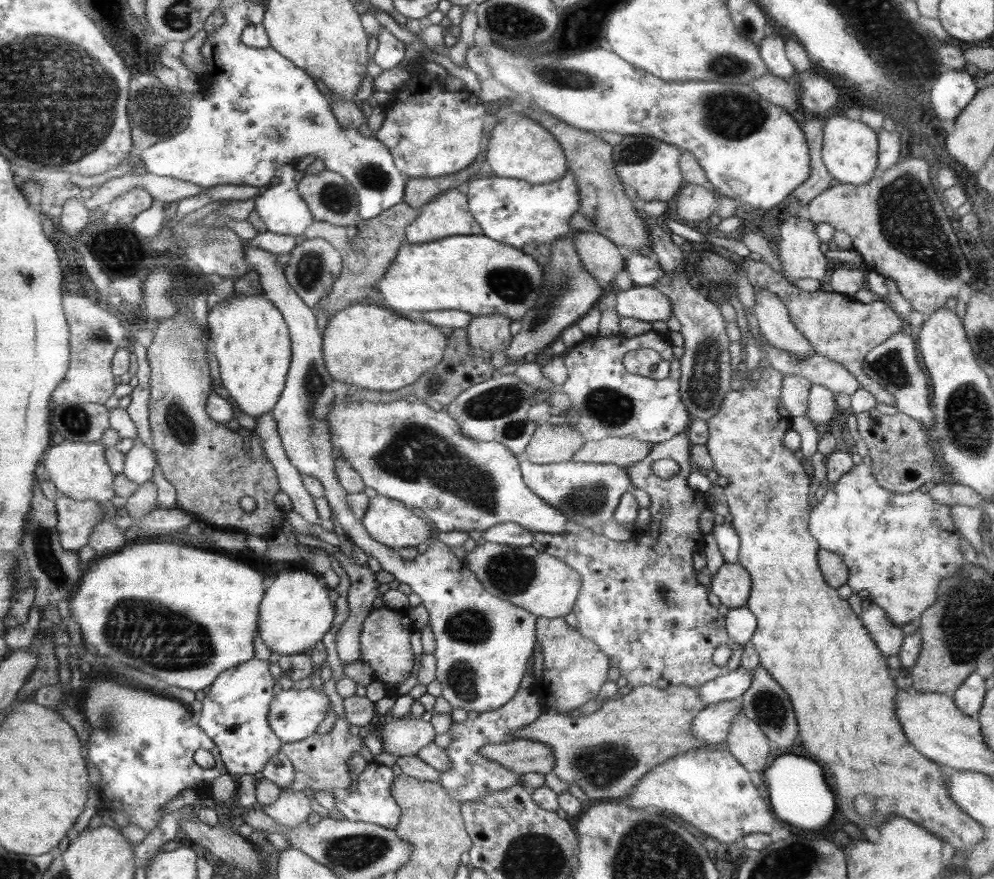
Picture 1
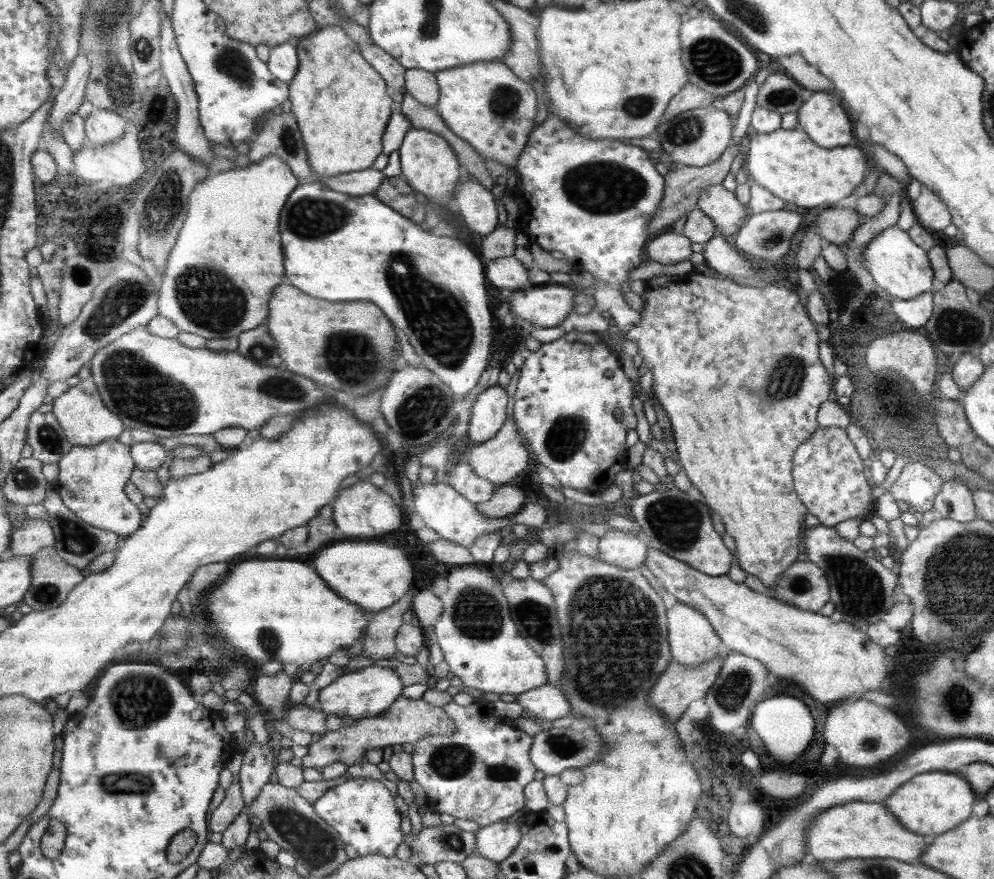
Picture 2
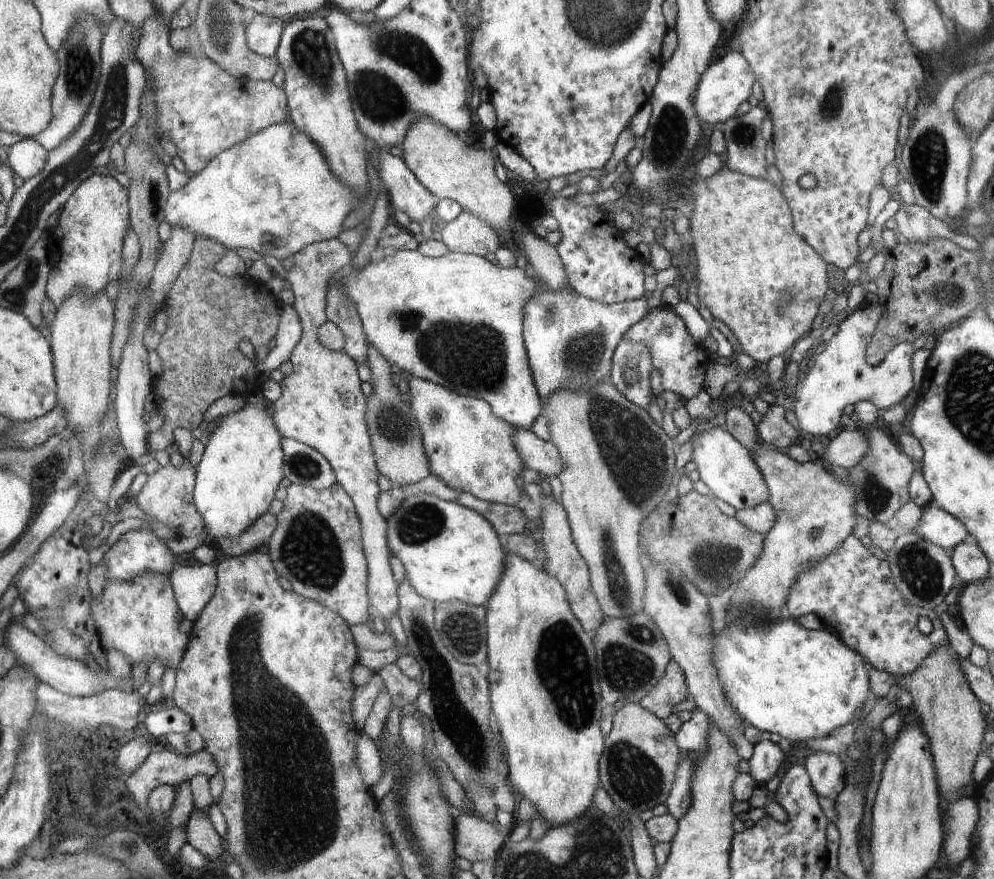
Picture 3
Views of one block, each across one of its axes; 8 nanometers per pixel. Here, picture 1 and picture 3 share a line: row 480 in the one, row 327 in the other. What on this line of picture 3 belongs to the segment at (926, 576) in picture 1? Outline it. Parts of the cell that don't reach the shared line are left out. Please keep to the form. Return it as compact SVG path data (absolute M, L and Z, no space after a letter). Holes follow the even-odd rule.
M867 299L863 300L839 325L838 331L832 336L831 340L815 351L814 360L810 363L808 373L800 378L796 383L795 393L790 398L792 404L790 409L795 412L798 417L802 430L812 434L812 436L825 440L826 436L840 425L840 417L844 408L850 404L856 404L859 400L868 400L872 402L878 409L890 408L893 404L898 404L901 400L905 400L907 395L914 388L914 377L912 377L912 355L915 350L911 342L903 342L897 344L879 365L872 366L865 360L867 348L874 334L875 328L882 318L885 306L879 304L876 308L868 305Z

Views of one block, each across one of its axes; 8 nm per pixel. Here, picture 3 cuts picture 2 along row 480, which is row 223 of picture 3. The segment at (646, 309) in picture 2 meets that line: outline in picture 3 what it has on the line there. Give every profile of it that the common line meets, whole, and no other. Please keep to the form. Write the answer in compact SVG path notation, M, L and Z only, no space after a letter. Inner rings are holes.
M722 168L711 177L698 177L692 184L692 197L694 198L688 207L692 211L690 218L688 240L692 246L693 258L693 301L704 302L704 306L710 310L713 318L722 320L736 336L743 352L751 356L756 362L765 365L768 360L777 354L785 354L786 350L792 349L794 344L807 336L812 330L812 322L818 314L818 307L825 300L828 292L828 274L826 273L826 261L803 239L793 227L793 218L787 200L783 192L776 188L770 180L757 179L739 172Z

